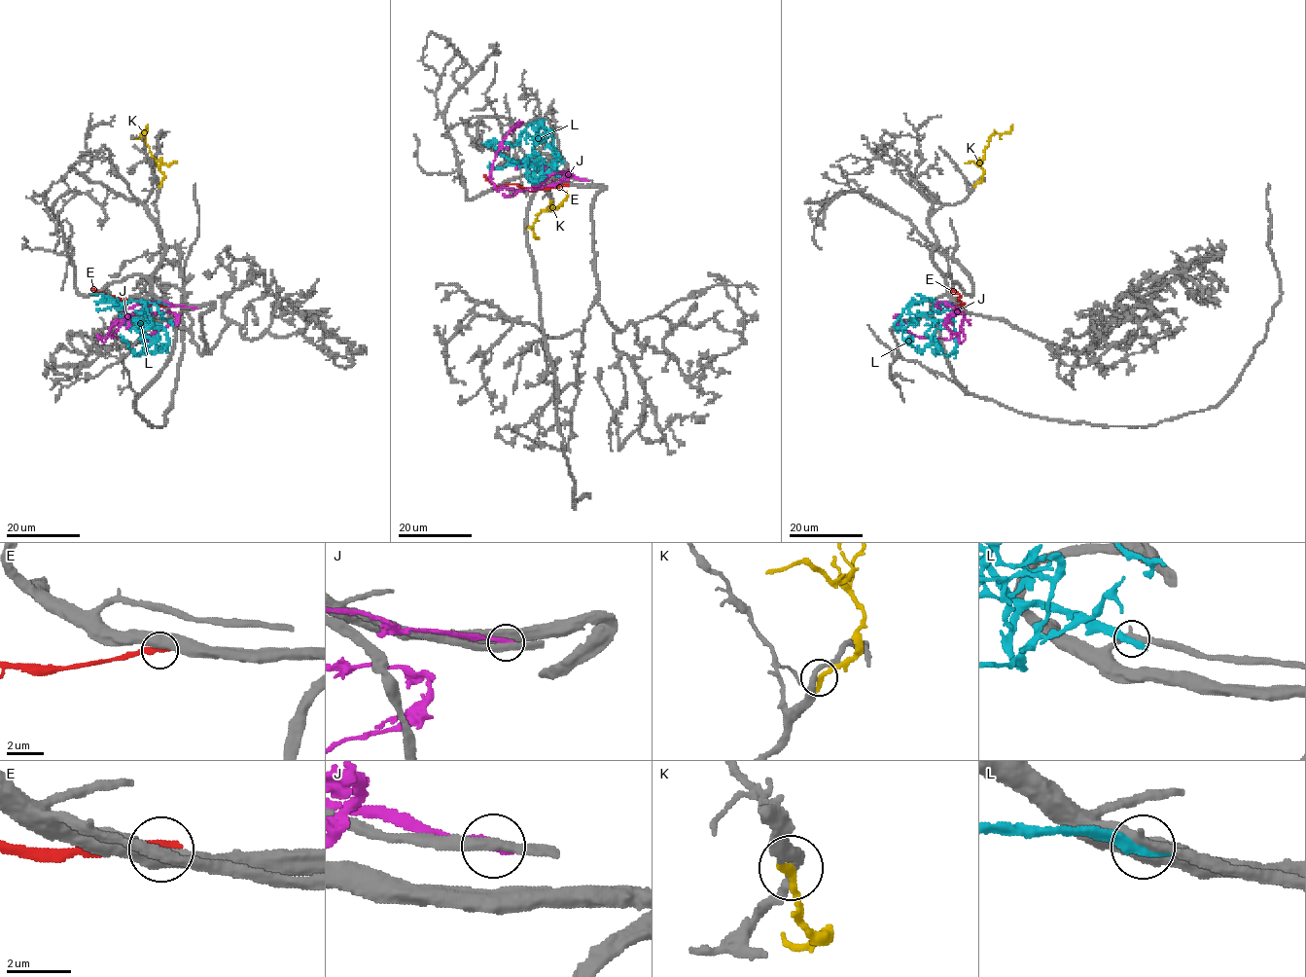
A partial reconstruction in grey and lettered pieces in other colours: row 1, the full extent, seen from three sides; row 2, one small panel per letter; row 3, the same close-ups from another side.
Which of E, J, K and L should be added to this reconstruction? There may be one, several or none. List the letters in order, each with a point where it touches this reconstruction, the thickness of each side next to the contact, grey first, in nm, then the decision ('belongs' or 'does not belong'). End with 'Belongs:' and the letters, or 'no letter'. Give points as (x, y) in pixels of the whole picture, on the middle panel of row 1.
E: meets grey at (566, 185); 500 nm thick on the grey side, 360 nm on the other; does not belong
J: meets grey at (585, 180); 320 nm thick on the grey side, 320 nm on the other; does not belong
K: meets grey at (552, 201); 280 nm thick on the grey side, 300 nm on the other; belongs
L: meets grey at (558, 175); 280 nm thick on the grey side, 440 nm on the other; does not belong
Belongs: K

